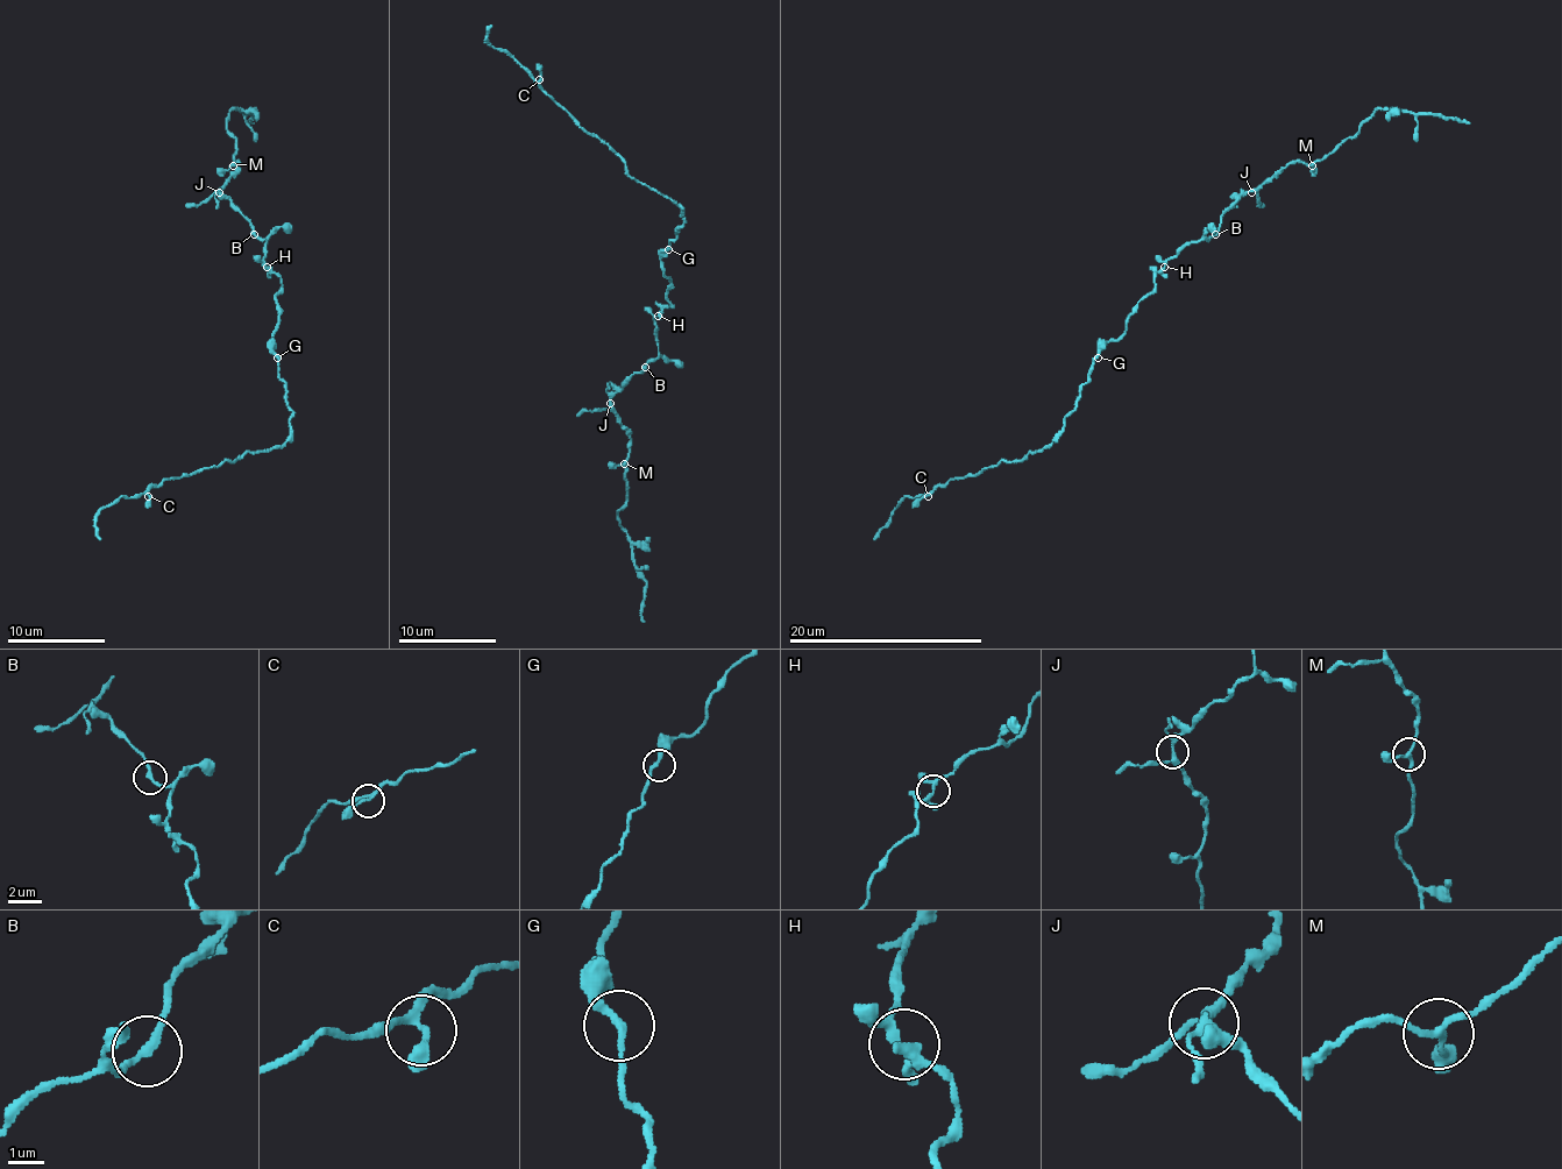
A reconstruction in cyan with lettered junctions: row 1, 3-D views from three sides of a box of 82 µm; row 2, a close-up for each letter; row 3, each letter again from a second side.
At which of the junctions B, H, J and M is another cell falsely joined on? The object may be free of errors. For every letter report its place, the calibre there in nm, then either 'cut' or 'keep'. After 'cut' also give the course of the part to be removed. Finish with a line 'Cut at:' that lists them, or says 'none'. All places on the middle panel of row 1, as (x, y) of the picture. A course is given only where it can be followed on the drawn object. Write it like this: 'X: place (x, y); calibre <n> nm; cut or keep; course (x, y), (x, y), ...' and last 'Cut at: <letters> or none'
B: place (645, 367); calibre 240 nm; keep
H: place (658, 316); calibre 200 nm; keep
J: place (610, 403); calibre 200 nm; keep
M: place (624, 463); calibre 180 nm; keep
Cut at: none

